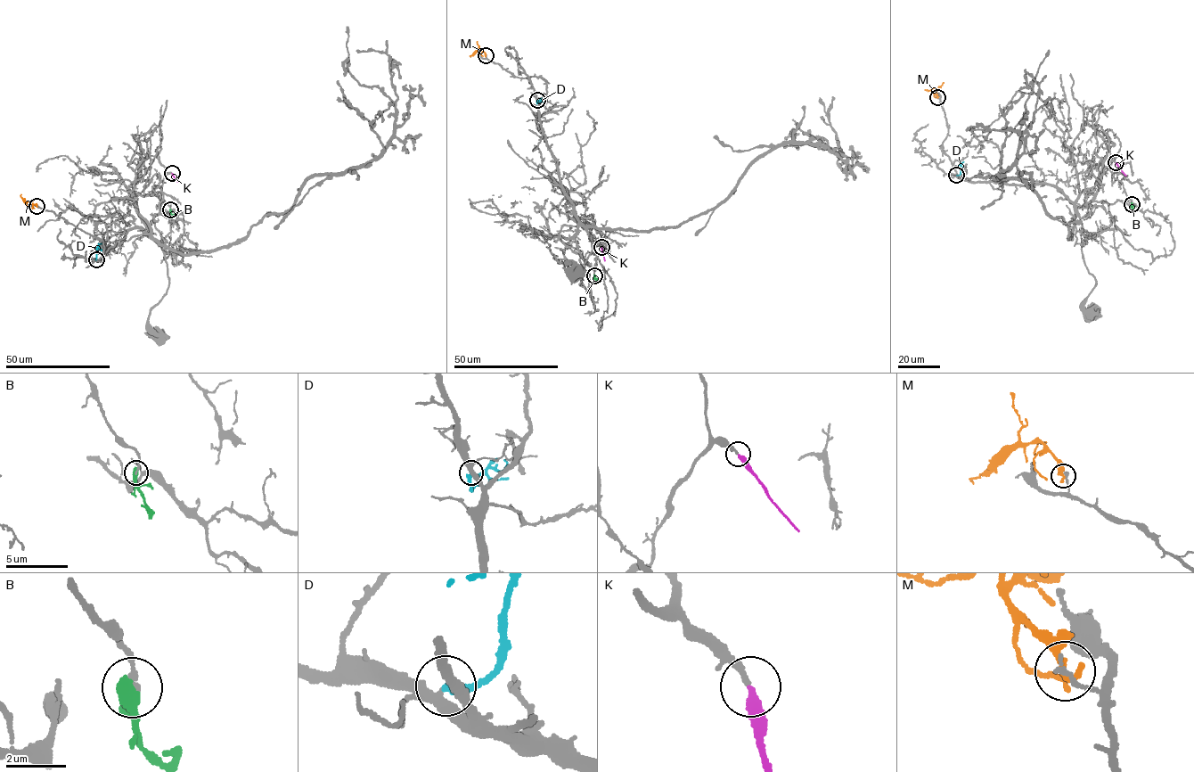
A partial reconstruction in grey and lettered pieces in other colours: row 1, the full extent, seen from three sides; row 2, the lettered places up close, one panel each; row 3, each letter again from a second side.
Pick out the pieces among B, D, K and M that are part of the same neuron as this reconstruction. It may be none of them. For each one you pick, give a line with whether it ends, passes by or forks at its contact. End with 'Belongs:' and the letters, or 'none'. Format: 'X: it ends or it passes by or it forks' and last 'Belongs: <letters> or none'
B: it ends
K: it ends
Belongs: B, K

